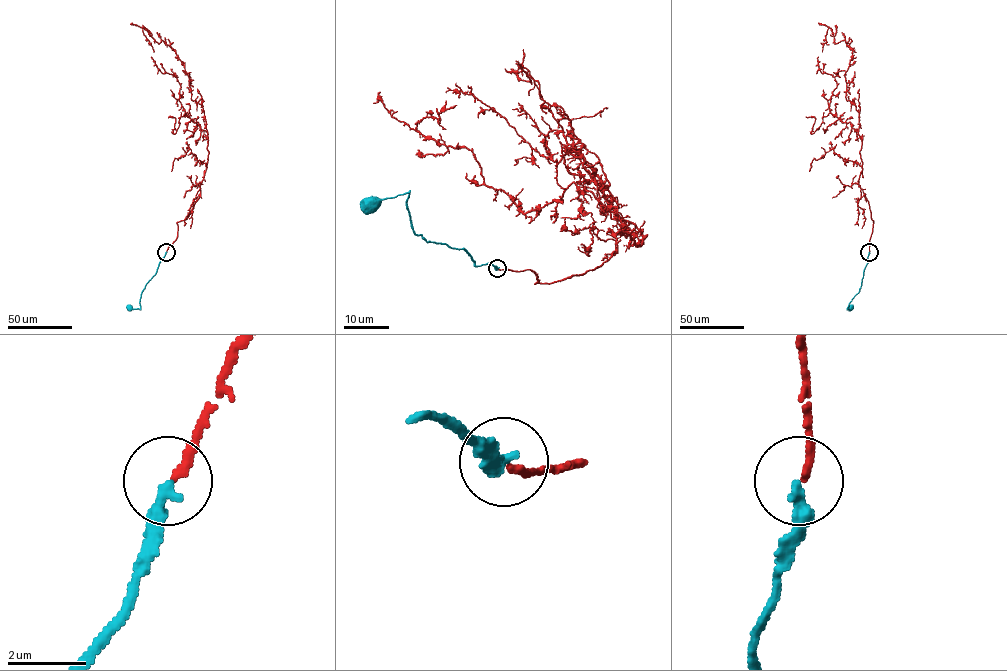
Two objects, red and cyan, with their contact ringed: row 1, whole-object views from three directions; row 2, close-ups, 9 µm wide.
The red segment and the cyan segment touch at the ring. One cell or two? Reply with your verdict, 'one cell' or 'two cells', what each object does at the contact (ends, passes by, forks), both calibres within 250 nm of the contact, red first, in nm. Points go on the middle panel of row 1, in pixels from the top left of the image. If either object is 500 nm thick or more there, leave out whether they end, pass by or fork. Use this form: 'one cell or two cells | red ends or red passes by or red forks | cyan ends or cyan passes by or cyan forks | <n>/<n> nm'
one cell | red ends | cyan ends | 200/300 nm

